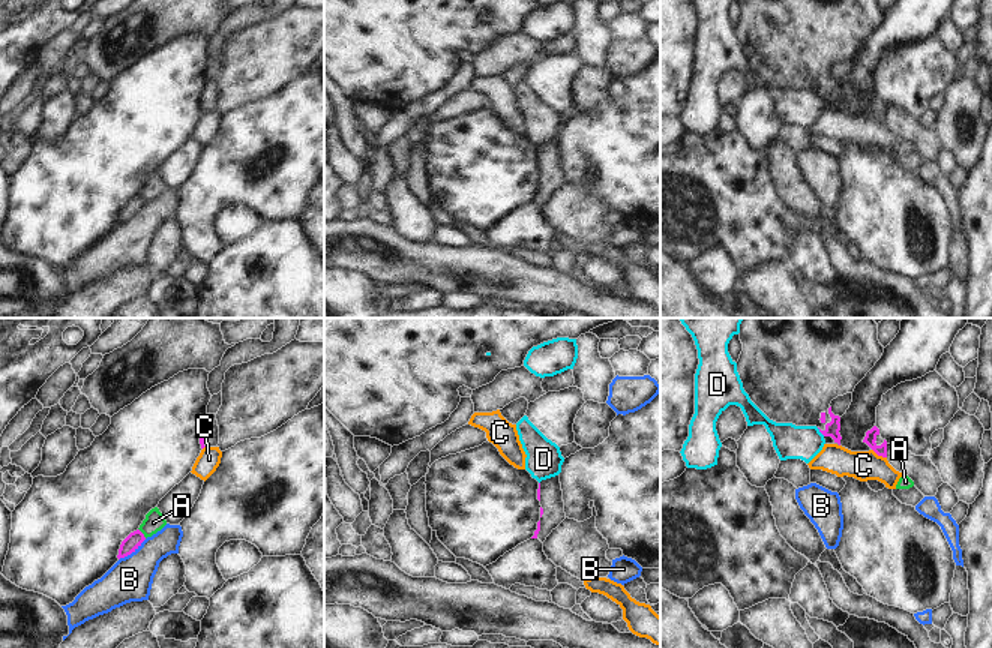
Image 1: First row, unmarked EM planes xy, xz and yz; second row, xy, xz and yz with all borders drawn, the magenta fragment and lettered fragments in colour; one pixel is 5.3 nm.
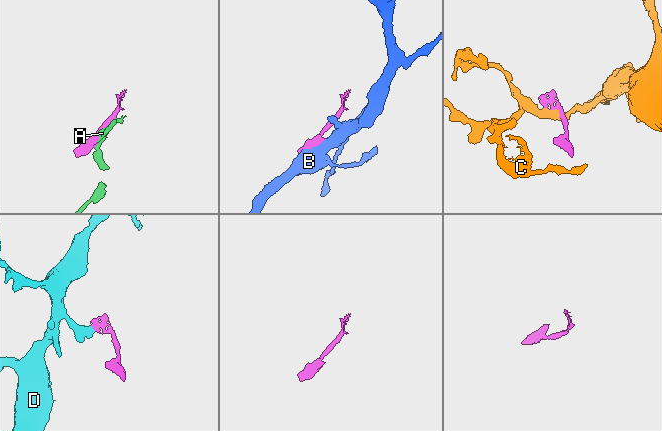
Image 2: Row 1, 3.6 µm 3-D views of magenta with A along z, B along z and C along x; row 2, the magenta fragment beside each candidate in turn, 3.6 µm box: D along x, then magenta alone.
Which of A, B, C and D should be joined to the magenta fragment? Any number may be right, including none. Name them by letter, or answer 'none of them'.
none of them

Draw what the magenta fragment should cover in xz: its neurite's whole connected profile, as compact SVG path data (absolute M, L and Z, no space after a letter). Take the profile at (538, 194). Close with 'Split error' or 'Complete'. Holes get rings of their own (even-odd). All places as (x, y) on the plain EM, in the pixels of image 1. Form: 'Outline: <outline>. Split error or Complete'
Outline: M560 138L539 147L540 184L531 202L542 207L566 183Z. Split error

